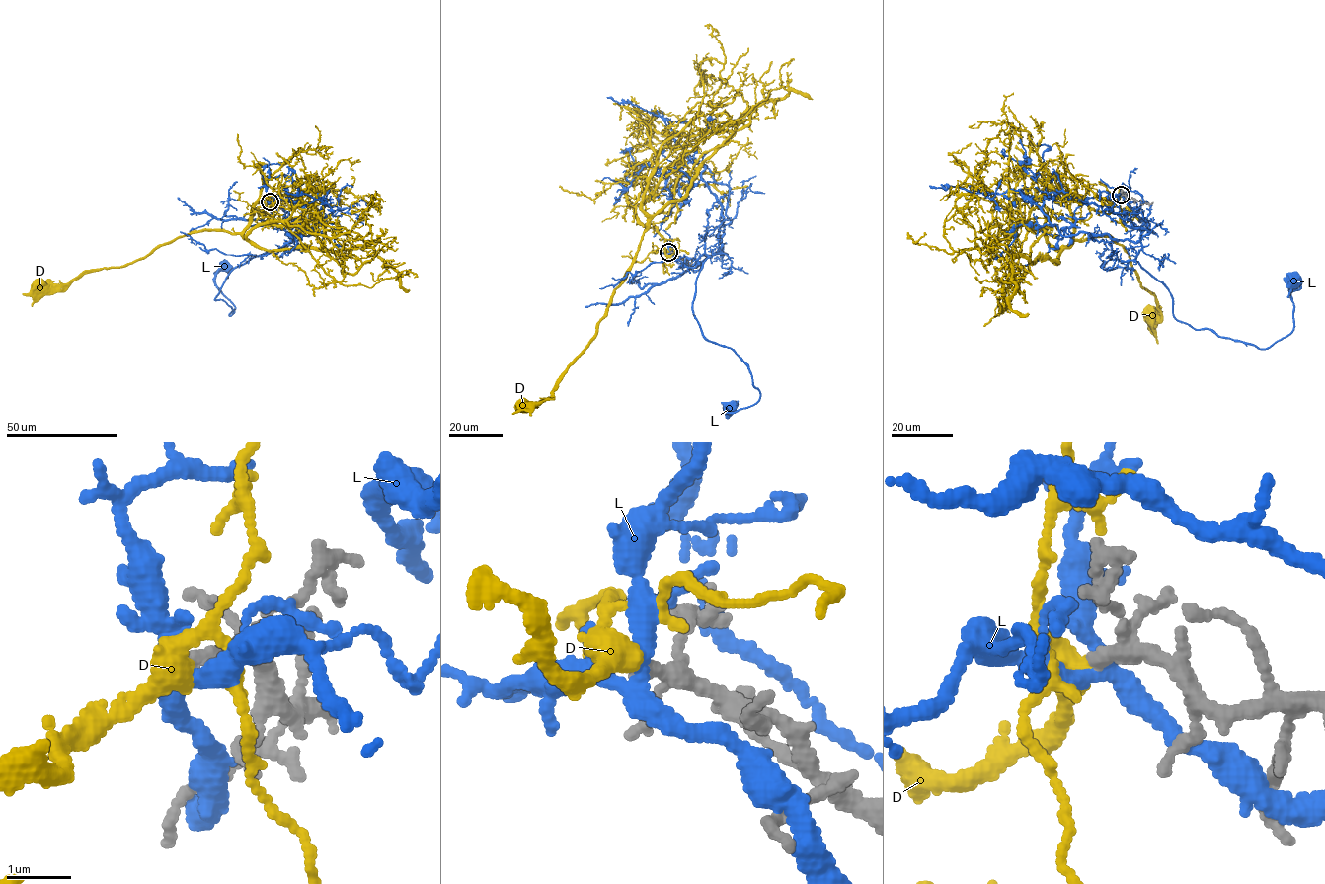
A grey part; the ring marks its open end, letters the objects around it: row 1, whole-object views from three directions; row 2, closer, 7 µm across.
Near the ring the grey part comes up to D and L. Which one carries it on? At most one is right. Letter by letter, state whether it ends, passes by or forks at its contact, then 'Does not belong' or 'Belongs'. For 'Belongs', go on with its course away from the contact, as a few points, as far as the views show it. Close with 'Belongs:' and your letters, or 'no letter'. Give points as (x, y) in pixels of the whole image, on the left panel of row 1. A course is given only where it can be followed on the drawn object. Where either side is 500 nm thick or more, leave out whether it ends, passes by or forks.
D: It passes by. Belongs. Its course: (270, 201), (259, 207), (266, 213), (265, 202), (254, 203), (240, 232), (194, 231), (124, 265), (38, 283)
L: It forks there. Does not belong
Belongs: D

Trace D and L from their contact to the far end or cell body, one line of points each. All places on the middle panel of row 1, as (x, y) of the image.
D: (668, 252), (656, 227), (637, 223), (648, 225), (636, 258), (594, 335), (551, 396), (522, 408)
L: (668, 252), (679, 263), (721, 252), (699, 273), (693, 313), (706, 338), (746, 365), (760, 396), (728, 409)

